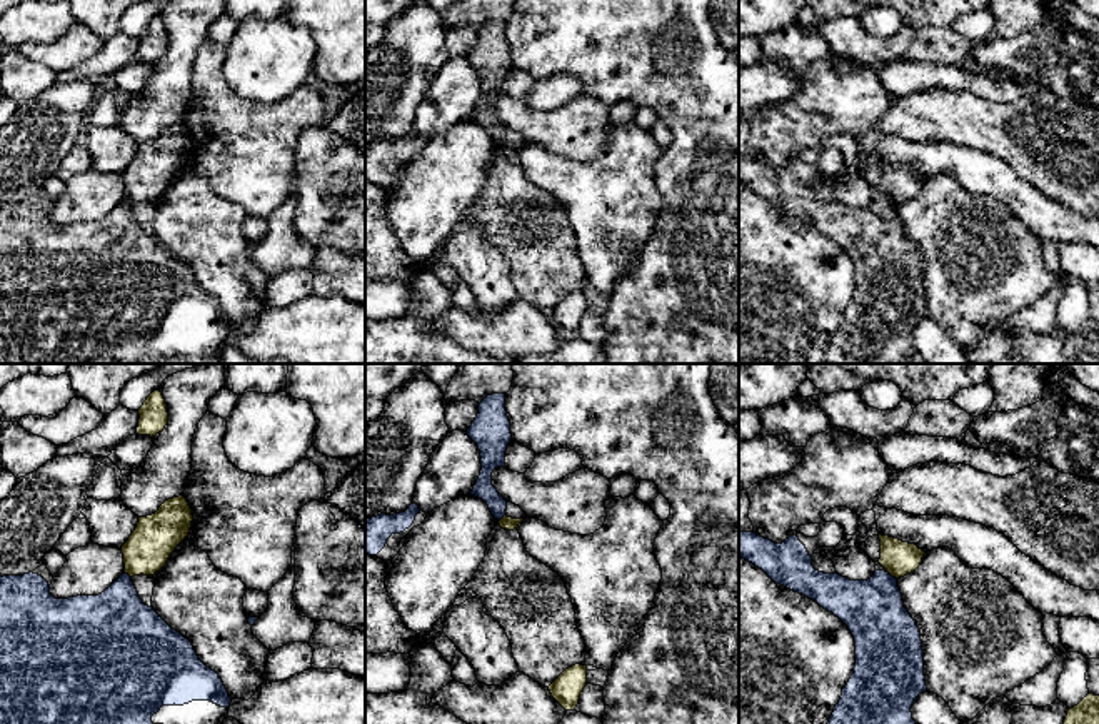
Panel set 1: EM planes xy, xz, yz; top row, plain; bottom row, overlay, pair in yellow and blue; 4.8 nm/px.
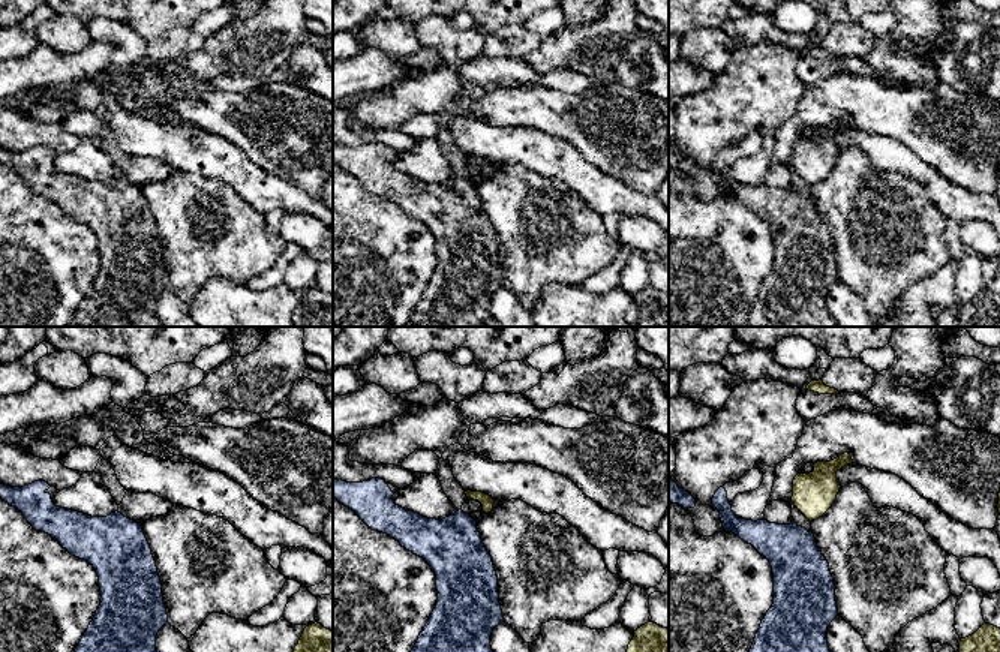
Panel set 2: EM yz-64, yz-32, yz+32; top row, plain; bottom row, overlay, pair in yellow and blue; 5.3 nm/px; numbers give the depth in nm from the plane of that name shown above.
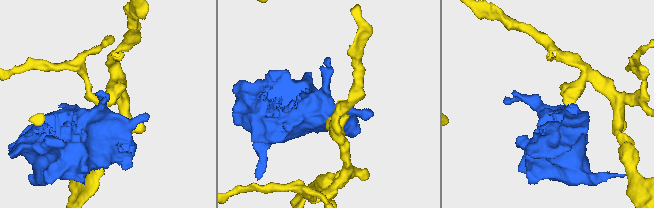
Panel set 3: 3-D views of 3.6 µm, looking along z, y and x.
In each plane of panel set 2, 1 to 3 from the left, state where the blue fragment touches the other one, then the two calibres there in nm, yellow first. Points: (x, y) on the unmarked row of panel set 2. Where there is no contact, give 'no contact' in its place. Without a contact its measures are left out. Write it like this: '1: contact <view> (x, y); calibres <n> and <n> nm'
1: no contact
2: no contact
3: no contact

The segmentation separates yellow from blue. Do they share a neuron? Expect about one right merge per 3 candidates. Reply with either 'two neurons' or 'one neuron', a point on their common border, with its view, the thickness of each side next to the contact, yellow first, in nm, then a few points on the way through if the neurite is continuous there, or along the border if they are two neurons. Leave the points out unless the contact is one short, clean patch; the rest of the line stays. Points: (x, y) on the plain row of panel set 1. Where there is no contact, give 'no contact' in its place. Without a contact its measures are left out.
two neurons; contact yz (893, 202); calibres 170 and 300 nm; border yz (888, 197), (896, 206)

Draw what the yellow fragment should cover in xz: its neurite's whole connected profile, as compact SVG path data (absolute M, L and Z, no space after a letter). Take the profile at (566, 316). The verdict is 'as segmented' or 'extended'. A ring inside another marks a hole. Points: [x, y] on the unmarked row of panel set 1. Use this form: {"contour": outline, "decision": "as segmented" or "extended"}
{"contour": "M575 290L565 295L550 312L552 324L565 335L574 337L580 319L587 312L587 292Z", "decision": "as segmented"}

